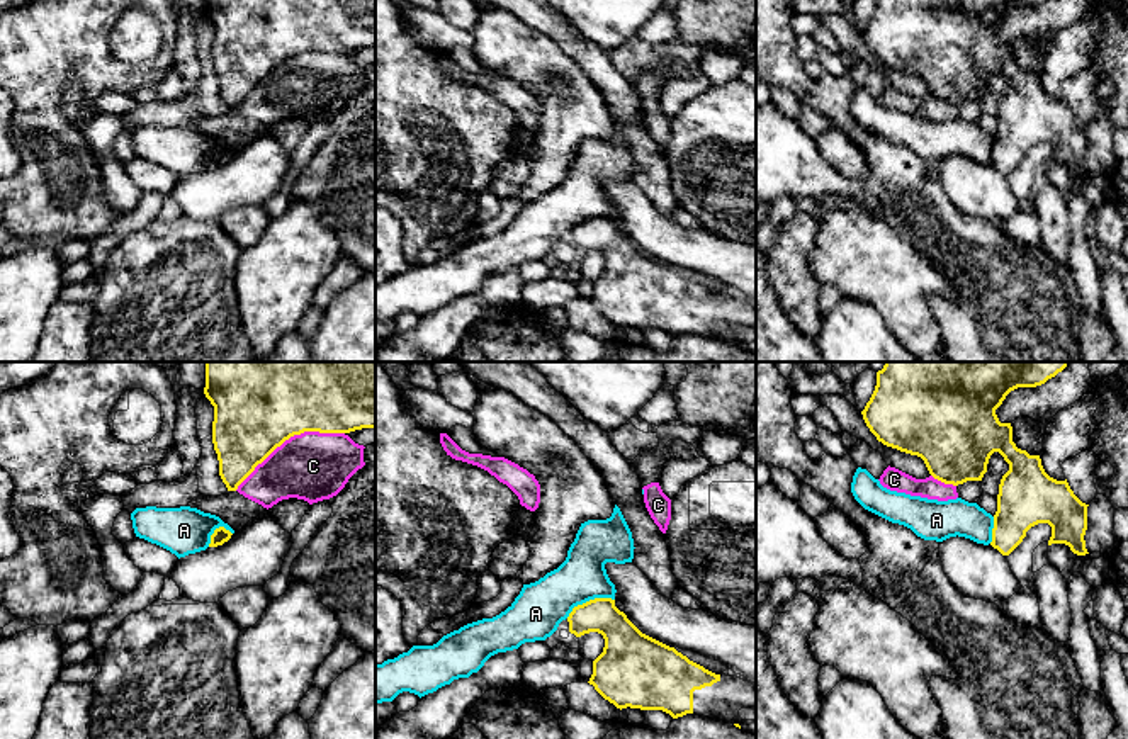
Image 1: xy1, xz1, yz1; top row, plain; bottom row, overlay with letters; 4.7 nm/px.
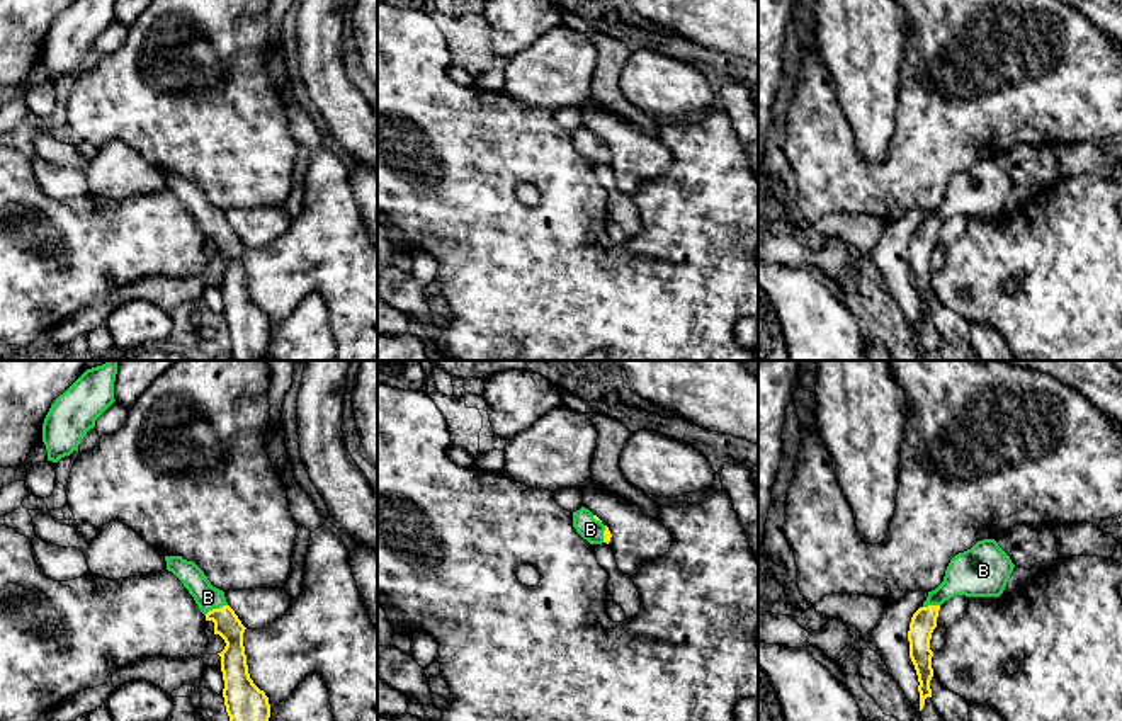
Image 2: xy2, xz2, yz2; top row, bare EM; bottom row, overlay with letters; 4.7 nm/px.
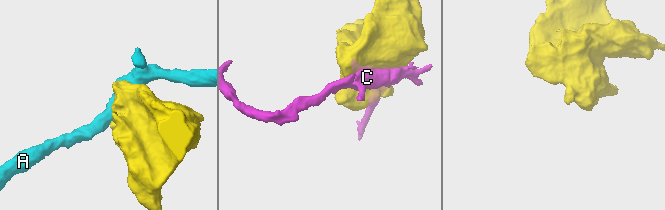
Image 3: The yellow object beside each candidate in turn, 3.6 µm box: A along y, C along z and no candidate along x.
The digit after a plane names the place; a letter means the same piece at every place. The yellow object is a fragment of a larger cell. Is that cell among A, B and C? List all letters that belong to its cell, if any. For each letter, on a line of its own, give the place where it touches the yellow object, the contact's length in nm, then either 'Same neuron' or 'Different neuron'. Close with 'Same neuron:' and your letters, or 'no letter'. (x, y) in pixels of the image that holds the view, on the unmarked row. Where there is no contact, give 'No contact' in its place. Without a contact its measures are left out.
A: Touches yellow at xz1 (590, 220). Shared border 240 nm. Different neuron
B: Touches yellow at xy2 (215, 228). Shared border 120 nm. Same neuron
C: Touches yellow at xy1 (287, 58). Shared border 600 nm. Different neuron
Same neuron: B

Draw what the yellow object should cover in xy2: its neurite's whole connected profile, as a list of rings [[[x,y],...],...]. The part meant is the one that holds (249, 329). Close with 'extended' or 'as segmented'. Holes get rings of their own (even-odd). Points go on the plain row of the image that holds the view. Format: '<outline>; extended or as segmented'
[[[165,175],[167,189],[172,190],[194,216],[206,240],[214,241],[226,265],[221,272],[221,291],[224,299],[223,316],[230,335],[228,350],[231,360],[260,360],[265,355],[270,323],[248,292],[243,265],[245,245],[228,224],[224,211],[212,206],[204,190],[182,175]]]; extended

